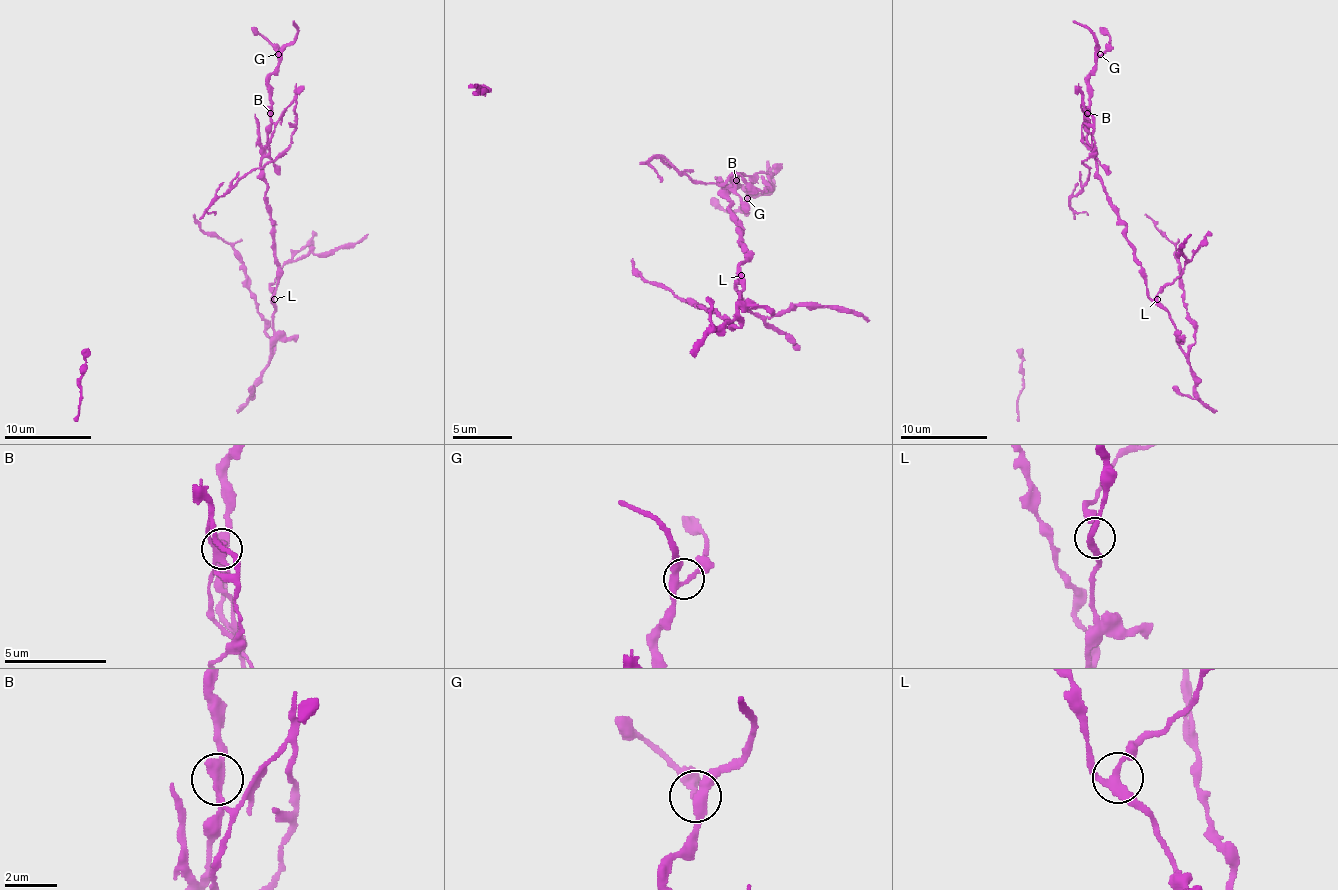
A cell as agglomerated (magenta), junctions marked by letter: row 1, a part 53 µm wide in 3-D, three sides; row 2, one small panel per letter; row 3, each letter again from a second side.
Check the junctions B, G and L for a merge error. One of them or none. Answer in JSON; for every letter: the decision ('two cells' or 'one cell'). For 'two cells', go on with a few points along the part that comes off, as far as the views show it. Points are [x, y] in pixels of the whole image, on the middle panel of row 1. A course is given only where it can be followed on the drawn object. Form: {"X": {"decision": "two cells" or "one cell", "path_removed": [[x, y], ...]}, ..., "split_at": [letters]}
{"B": {"decision": "two cells", "path_removed": [[735, 181], [764, 172], [770, 187], [753, 190], [738, 175], [697, 184], [664, 157], [649, 163], [661, 181]]}, "G": {"decision": "one cell"}, "L": {"decision": "one cell"}, "split_at": ["B"]}

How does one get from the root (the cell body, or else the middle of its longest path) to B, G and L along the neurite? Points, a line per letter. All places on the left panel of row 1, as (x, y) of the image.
B: (269, 129), (269, 112)
G: (269, 129), (269, 75), (278, 64), (278, 54)
L: (269, 129), (261, 162), (261, 177), (267, 186), (265, 205), (271, 223), (274, 262), (278, 266), (274, 299)

